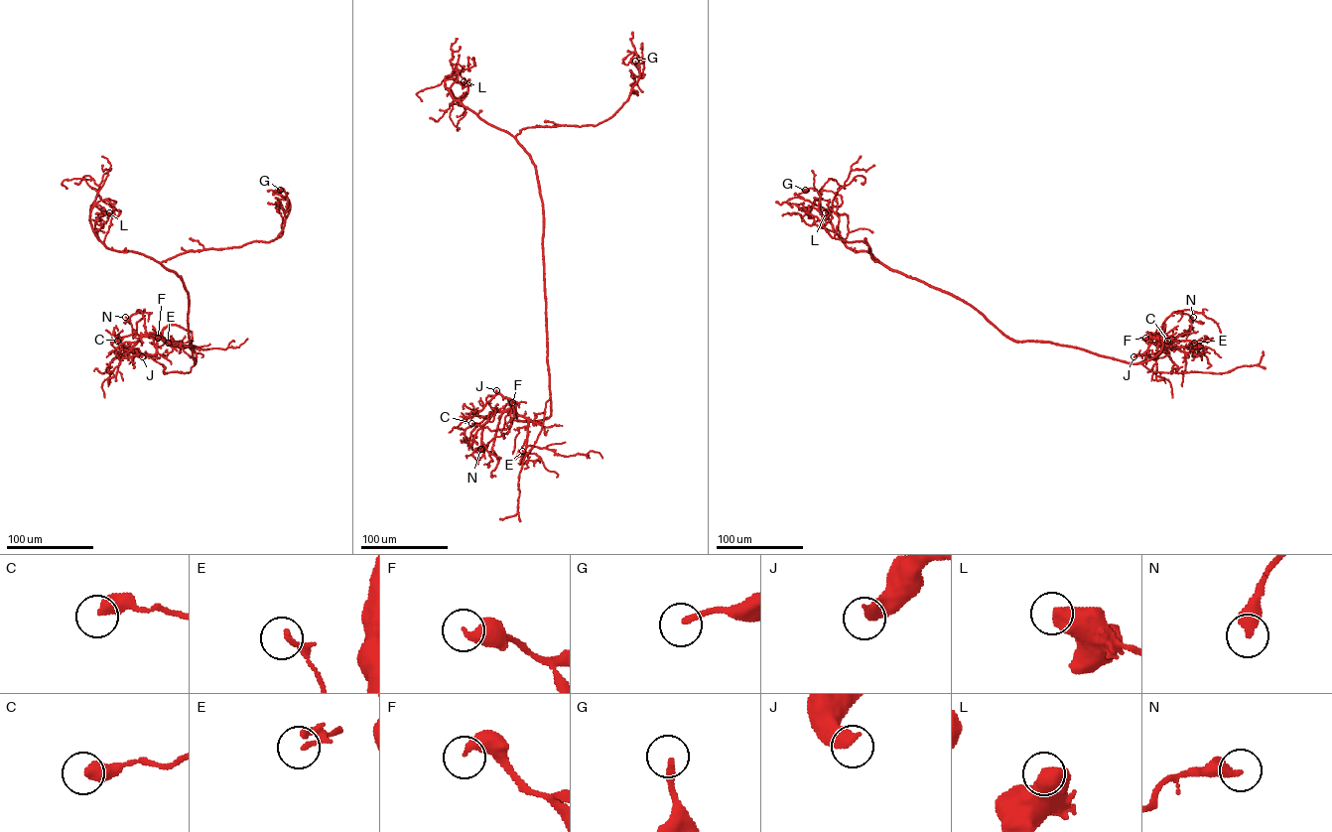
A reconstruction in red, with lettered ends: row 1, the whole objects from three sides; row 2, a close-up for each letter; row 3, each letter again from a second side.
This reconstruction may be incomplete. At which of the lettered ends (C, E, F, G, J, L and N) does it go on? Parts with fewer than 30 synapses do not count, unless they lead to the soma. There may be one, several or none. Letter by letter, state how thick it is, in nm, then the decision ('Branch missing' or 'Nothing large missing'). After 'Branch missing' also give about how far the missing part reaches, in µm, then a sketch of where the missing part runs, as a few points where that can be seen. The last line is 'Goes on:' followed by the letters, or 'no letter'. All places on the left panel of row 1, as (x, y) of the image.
C: Thickness 460 nm. Nothing large missing
E: Thickness 220 nm. Nothing large missing
F: Thickness 320 nm. Nothing large missing
G: Thickness 220 nm. Nothing large missing
J: Thickness 440 nm. Branch missing. Missing length about 35 µm. Course of what is missing: (142, 356), (150, 338)
L: Thickness 650 nm. Nothing large missing
N: Thickness 480 nm. Nothing large missing
Goes on: J

